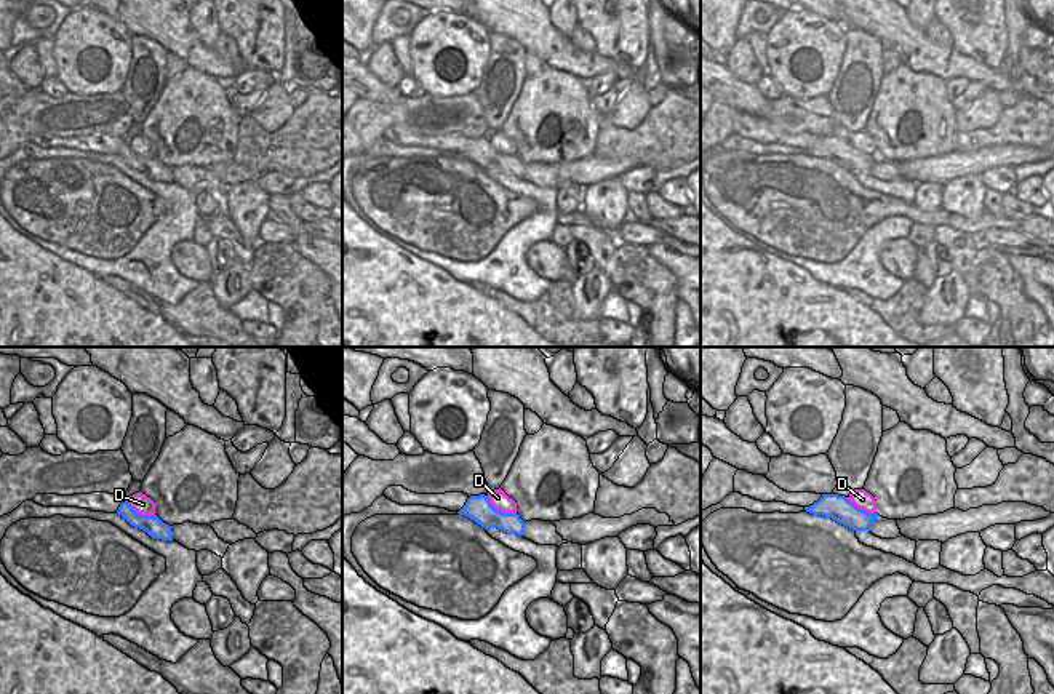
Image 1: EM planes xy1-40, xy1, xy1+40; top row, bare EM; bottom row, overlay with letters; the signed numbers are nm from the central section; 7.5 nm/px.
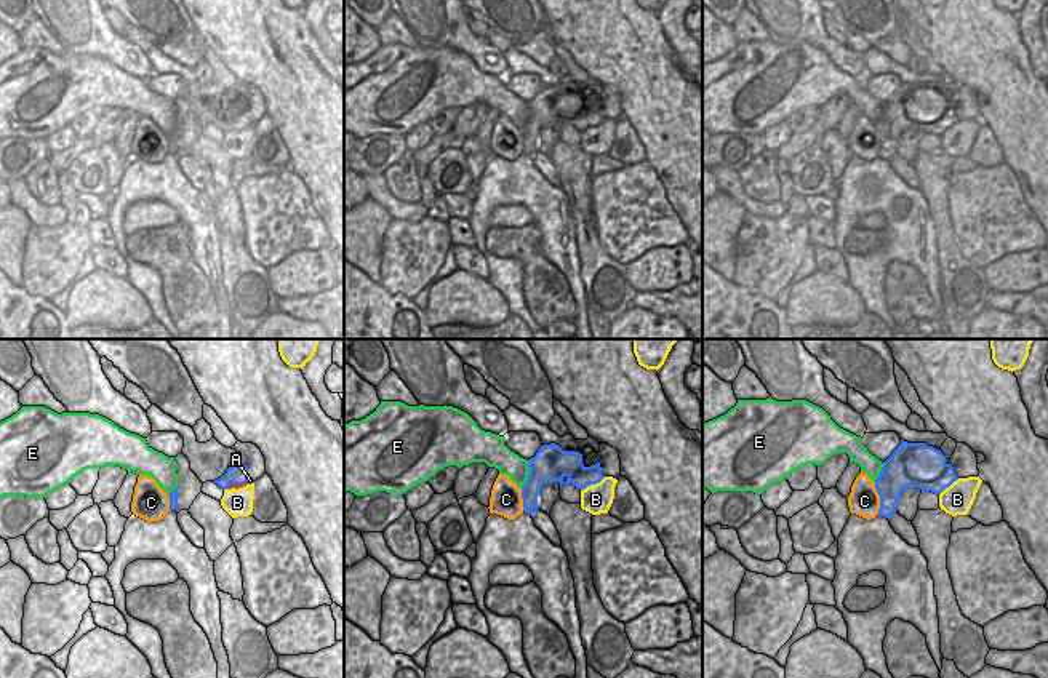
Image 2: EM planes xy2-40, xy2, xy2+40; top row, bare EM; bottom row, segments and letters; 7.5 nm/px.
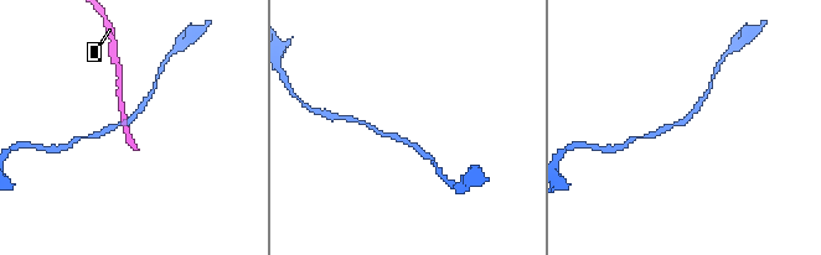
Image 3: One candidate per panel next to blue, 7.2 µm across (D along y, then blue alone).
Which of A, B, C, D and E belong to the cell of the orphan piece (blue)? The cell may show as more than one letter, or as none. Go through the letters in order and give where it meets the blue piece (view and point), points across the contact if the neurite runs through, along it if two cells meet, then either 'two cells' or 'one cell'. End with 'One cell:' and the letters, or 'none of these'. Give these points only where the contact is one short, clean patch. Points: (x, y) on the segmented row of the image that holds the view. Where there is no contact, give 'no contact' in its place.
A: xy2-40 (239, 483) | across xy2-40 (237, 474), (239, 483), (250, 480) | one cell
B: xy2 (592, 483) | along xy2 (605, 477), (581, 491) | two cells
C: xy2+40 (880, 498) | two cells
D: xy1 (499, 510) | along xy1 (487, 496), (495, 507), (515, 514) | two cells
E: xy2 (528, 474) | along xy2 (528, 461), (528, 478), (520, 486) | two cells
One cell: A

